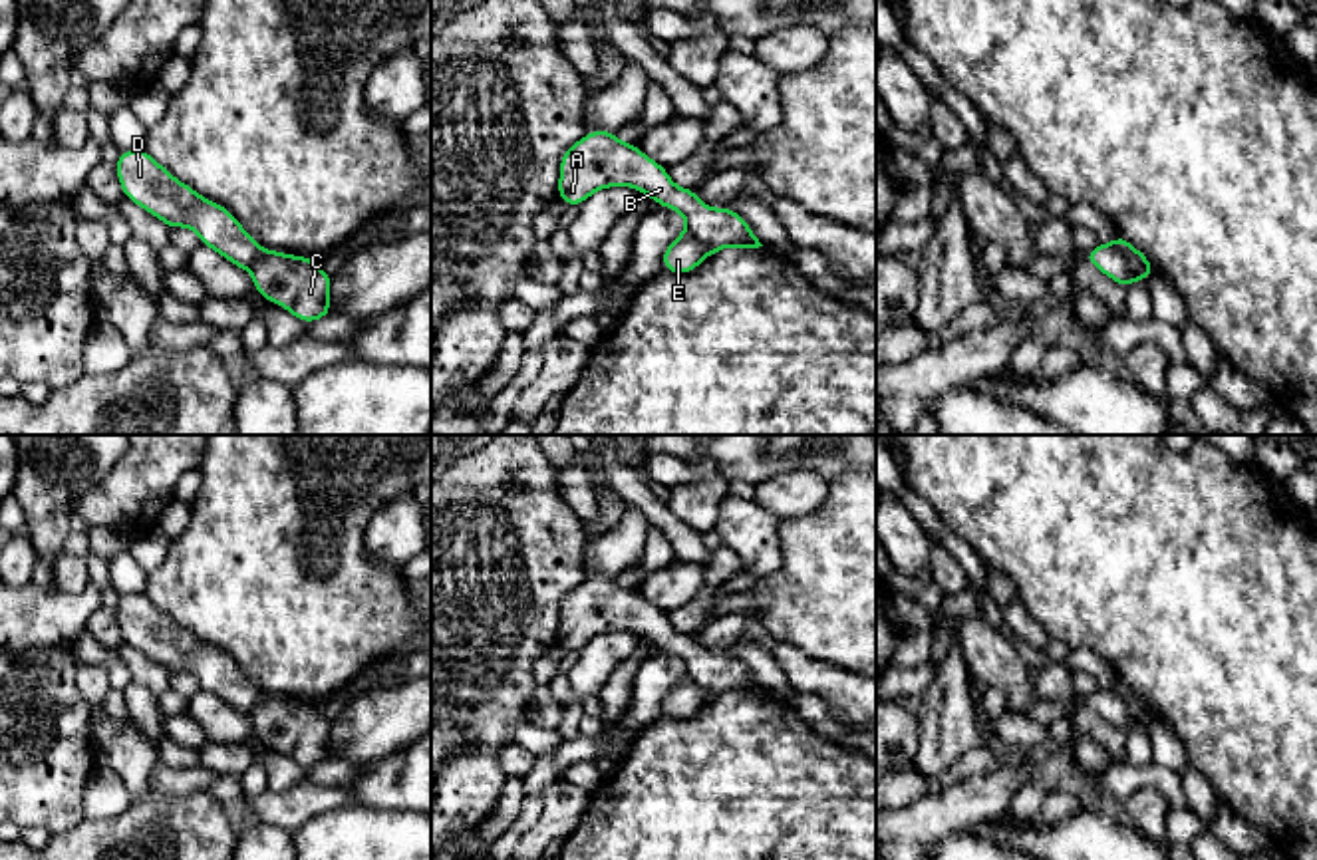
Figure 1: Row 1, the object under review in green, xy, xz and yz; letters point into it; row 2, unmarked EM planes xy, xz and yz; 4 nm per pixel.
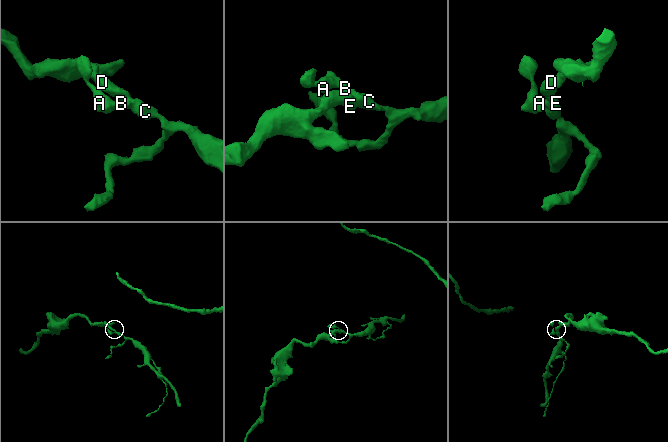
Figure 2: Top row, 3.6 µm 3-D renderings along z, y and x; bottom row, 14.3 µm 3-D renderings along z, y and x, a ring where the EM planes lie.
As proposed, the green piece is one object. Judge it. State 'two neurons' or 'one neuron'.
two neurons

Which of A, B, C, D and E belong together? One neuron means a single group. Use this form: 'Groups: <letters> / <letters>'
Groups: A B C / D E

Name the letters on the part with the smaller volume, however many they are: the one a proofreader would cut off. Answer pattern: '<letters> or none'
A, B, C

